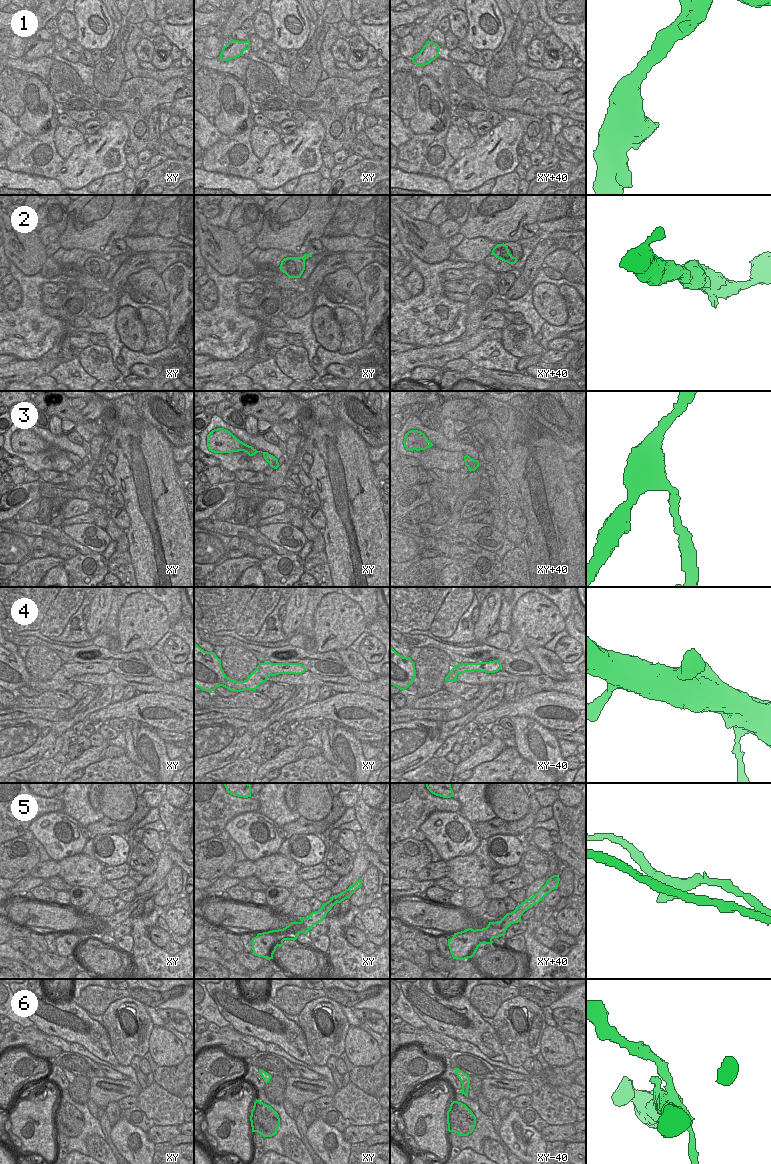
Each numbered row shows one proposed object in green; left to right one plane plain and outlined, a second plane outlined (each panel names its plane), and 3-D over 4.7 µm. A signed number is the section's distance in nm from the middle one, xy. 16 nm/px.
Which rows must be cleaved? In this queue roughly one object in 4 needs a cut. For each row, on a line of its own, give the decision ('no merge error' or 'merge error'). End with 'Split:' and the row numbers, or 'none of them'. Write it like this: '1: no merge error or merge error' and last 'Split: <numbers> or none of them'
1: no merge error
2: no merge error
3: no merge error
4: no merge error
5: no merge error
6: merge error
Split: 6

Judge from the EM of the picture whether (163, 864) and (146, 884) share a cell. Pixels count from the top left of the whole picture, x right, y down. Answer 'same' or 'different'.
same

